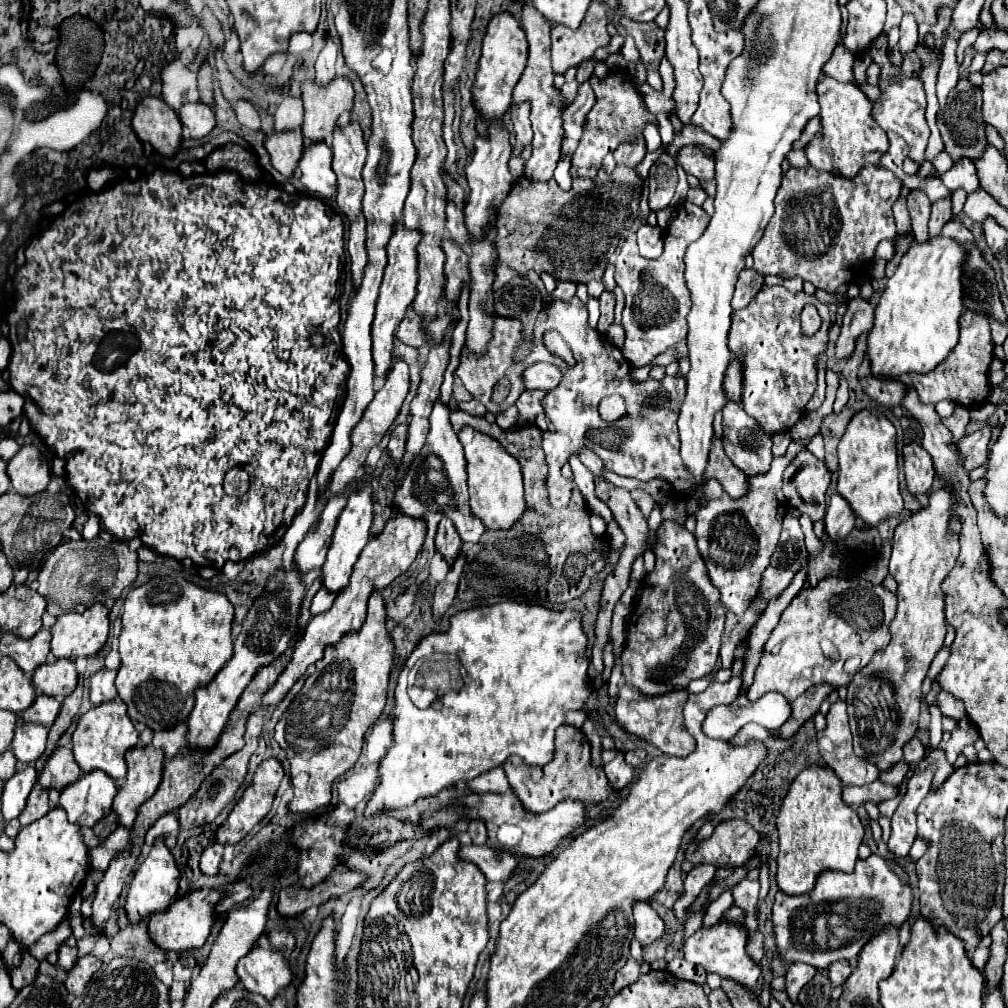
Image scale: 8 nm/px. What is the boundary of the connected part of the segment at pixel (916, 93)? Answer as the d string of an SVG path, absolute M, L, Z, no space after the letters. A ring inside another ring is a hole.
M904 74L900 76L898 84L890 84L888 88L882 90L880 104L874 104L874 108L872 108L872 116L882 130L886 130L886 132L892 130L906 140L906 144L910 146L910 158L916 164L924 164L924 152L926 152L926 144L928 144L928 136L930 136L930 128L926 124L924 114L926 114L926 94L924 94L922 80L906 78Z

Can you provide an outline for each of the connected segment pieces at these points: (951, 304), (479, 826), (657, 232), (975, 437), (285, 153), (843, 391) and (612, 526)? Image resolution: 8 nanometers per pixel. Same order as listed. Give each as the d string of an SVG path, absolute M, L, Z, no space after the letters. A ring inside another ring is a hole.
M934 238L922 244L914 242L902 256L896 274L886 282L884 292L874 310L874 326L868 334L866 356L870 360L872 376L876 378L900 378L912 372L934 370L958 342L958 318L962 316L962 284L960 272L964 262L964 248L950 238Z
M472 820L470 824L468 824L468 834L470 834L470 838L472 838L472 844L476 844L476 846L482 846L482 844L486 844L486 840L488 840L488 836L486 836L486 826L484 826L484 820Z
M642 224L636 232L636 238L638 238L638 248L640 248L642 256L656 258L662 254L662 250L664 250L664 230L662 228Z
M980 428L972 434L966 434L958 442L958 450L966 458L964 466L968 472L980 468L988 460L988 440L990 440L990 428Z
M288 130L280 138L274 140L274 134L264 140L268 154L272 156L272 166L286 178L294 176L294 170L304 152L304 136L302 130Z
M840 374L840 388L836 392L836 402L834 402L834 412L840 412L848 402L848 382L846 378Z
M610 522L610 524L608 524L606 536L608 536L608 542L610 542L612 550L620 550L620 548L624 546L624 532L618 528L616 522Z

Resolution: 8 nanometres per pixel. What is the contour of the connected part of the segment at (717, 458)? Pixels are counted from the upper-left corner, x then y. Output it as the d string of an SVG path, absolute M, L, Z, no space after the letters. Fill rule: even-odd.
M714 440L706 472L708 472L706 478L716 478L732 498L744 496L746 486L748 486L746 484L746 476L744 476L744 472L740 472L740 468L736 468L728 460L728 456L722 450L722 442L720 440Z

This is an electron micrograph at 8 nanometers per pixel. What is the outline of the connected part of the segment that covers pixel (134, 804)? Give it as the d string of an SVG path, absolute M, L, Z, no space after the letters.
M134 746L126 752L128 776L126 782L118 788L112 810L118 814L118 824L132 828L140 806L154 796L162 780L162 758L164 752L154 746Z

